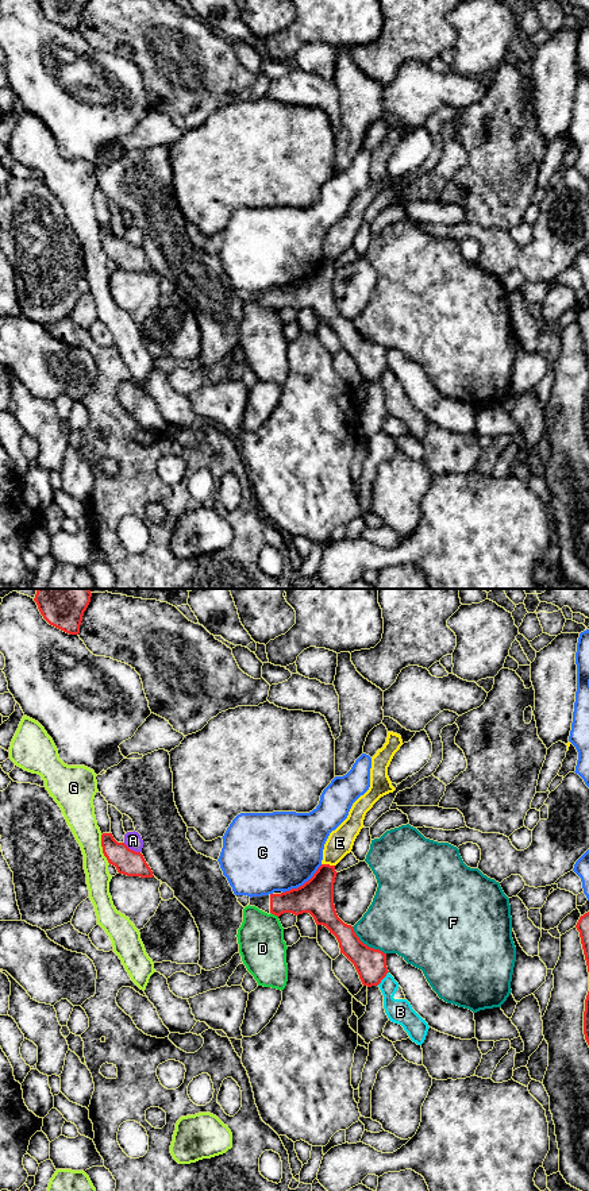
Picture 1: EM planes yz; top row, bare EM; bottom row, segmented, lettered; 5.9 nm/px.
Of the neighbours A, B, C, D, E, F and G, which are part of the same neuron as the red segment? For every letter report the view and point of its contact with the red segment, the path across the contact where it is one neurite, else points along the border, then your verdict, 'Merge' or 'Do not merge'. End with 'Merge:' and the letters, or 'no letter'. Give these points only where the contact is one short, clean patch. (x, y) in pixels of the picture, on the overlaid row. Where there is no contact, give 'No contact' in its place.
A: Touches red at yz (131, 850). Do not merge
B: Touches red at yz (384, 976). Do not merge
C: Touches red at yz (304, 883). Do not merge
D: Touches red at yz (274, 914). Do not merge
E: Touches red at yz (328, 864). Boundary: yz (322, 863), (334, 866). Do not merge
F: Touches red at yz (365, 944). Do not merge
G: Touches red at yz (103, 850). Do not merge
Merge: no letter

